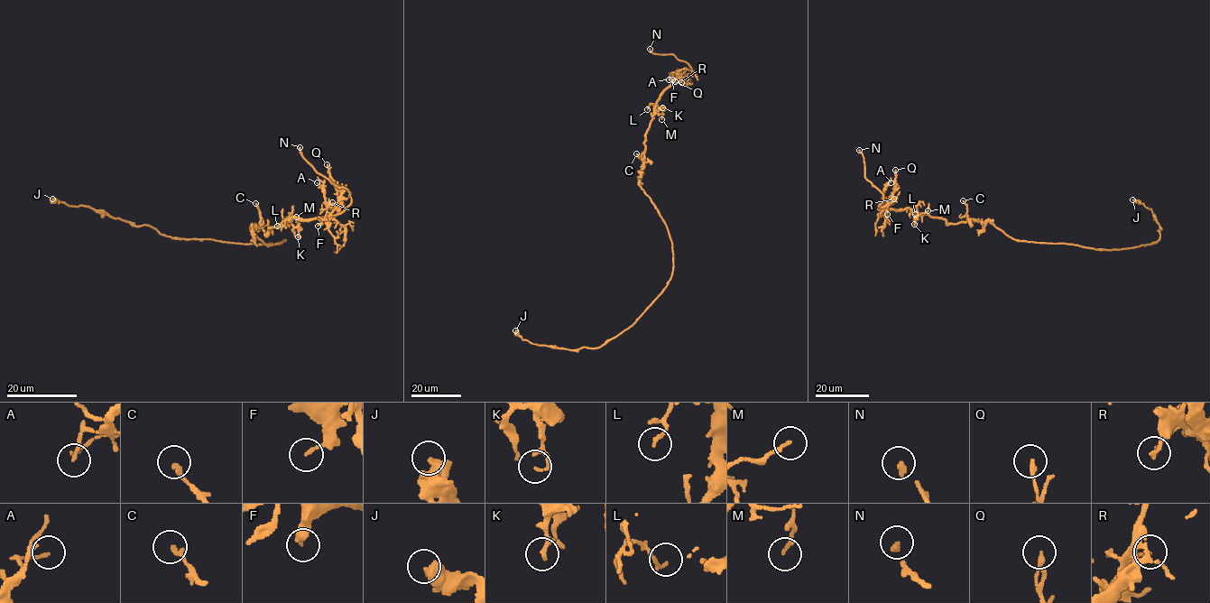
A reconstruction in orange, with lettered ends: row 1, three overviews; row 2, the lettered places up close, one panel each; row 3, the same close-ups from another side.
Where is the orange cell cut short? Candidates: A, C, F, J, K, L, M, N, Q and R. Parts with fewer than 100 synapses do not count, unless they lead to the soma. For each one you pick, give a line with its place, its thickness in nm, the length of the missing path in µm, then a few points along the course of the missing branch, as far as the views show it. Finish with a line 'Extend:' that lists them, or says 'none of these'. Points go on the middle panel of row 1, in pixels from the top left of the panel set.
N: place (650, 49); calibre 220 nm; missing 25 µm; course (650, 49), (636, 37), (631, 29)
Extend: N

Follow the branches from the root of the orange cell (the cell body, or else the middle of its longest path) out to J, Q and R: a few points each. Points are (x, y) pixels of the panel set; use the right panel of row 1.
J: (1030, 241), (1073, 244), (1111, 250), (1154, 243), (1159, 239), (1158, 230), (1159, 227), (1152, 210), (1132, 199)
Q: (1030, 241), (1013, 239), (988, 221), (947, 224), (908, 208), (889, 209), (895, 170)
R: (1030, 241), (1013, 239), (988, 221), (947, 224), (908, 208), (889, 209), (887, 205), (893, 199)

